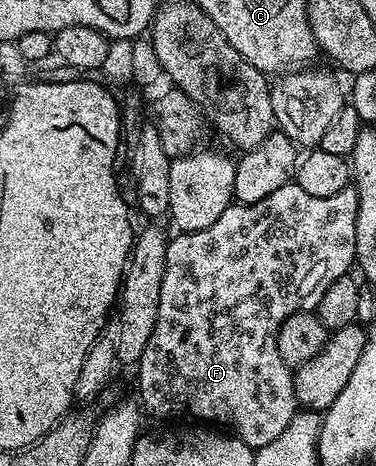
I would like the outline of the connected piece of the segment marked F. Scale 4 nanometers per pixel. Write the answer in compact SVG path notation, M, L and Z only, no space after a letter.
M291 183L280 187L280 191L272 191L272 195L268 195L268 199L260 199L260 203L230 204L224 211L224 215L220 215L220 219L216 219L212 227L204 227L204 231L178 233L171 236L166 247L164 284L160 287L160 315L156 319L152 339L148 339L148 347L144 347L144 355L136 366L139 393L137 396L145 412L155 413L158 417L178 417L181 413L186 417L199 417L202 420L199 422L213 423L215 426L232 431L233 436L239 437L252 450L264 447L264 443L272 443L272 439L276 439L276 435L280 435L284 427L292 423L294 414L300 409L294 390L294 374L291 366L286 365L284 359L280 359L278 328L284 323L284 319L288 319L288 315L299 312L305 306L302 305L305 301L313 302L319 296L320 290L328 288L333 281L351 272L356 261L357 218L357 188L347 187L336 191L336 195L317 197L308 195L308 191L301 189L297 183Z

